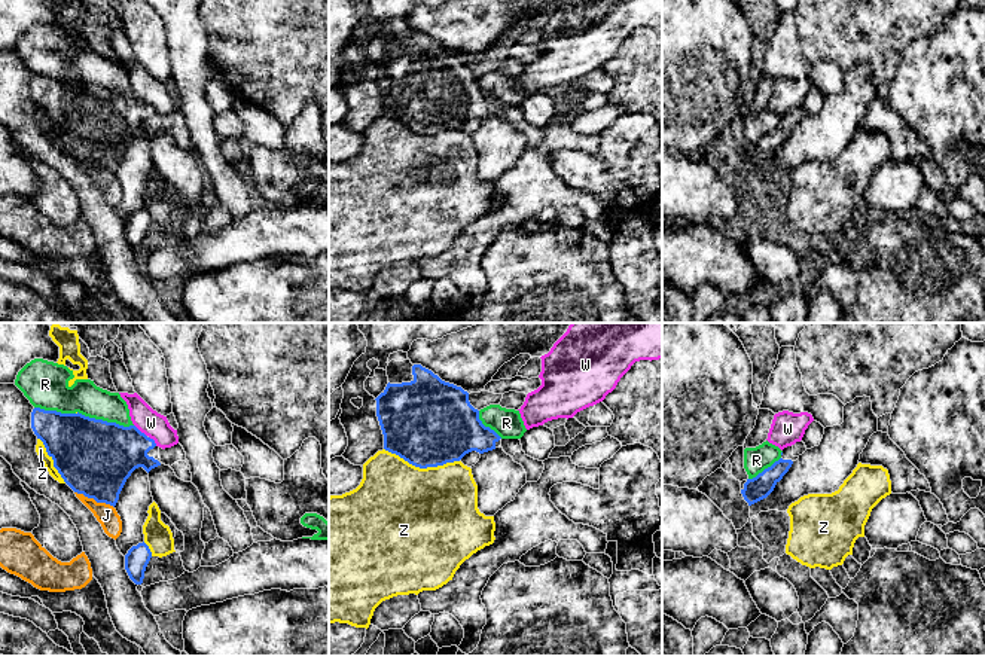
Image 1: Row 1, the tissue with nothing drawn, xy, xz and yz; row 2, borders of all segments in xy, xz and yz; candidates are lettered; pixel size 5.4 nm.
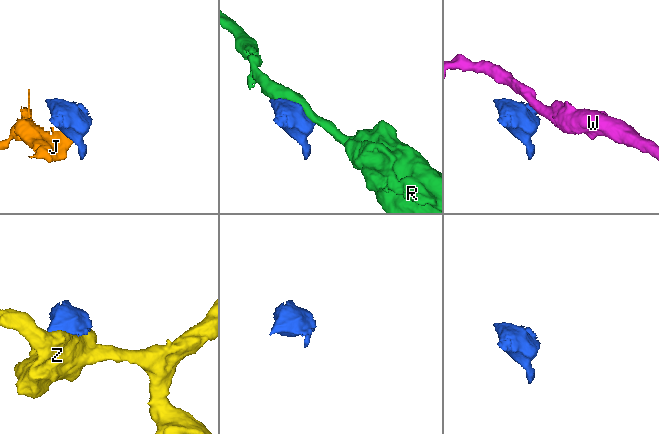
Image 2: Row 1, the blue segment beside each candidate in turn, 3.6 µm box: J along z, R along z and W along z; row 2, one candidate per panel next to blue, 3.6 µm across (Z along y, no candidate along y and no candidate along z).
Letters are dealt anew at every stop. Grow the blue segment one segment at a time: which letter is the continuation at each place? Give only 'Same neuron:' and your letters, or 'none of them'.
Same neuron: none of them

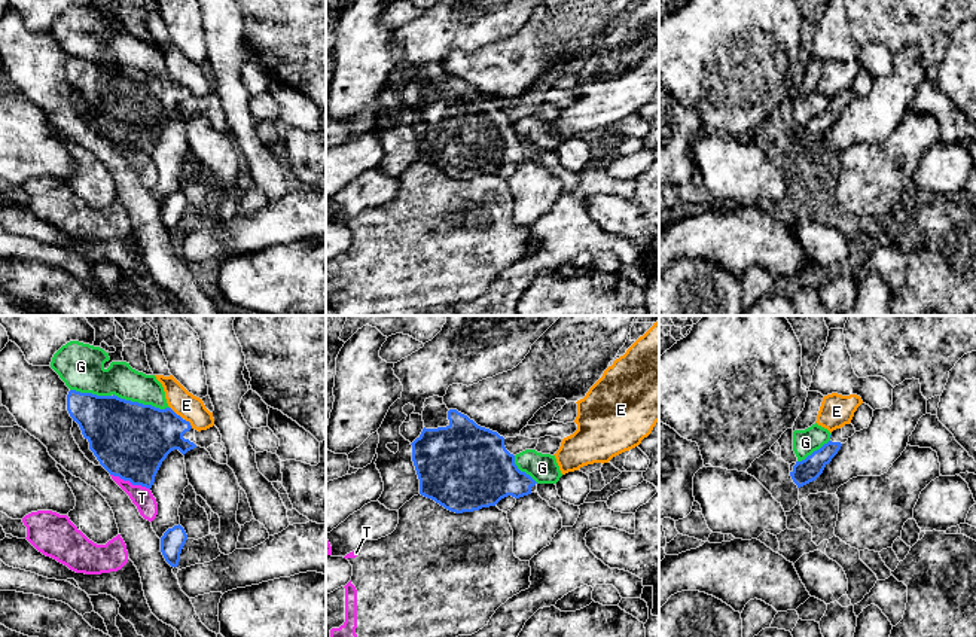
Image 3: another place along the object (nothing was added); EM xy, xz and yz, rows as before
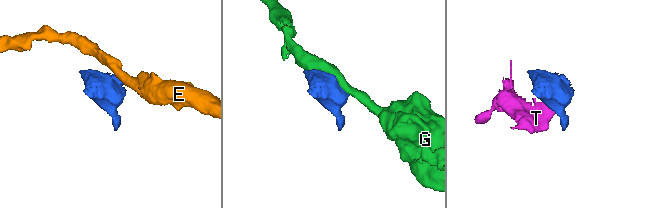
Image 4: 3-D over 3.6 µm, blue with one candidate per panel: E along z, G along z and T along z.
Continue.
Same neuron: none of them

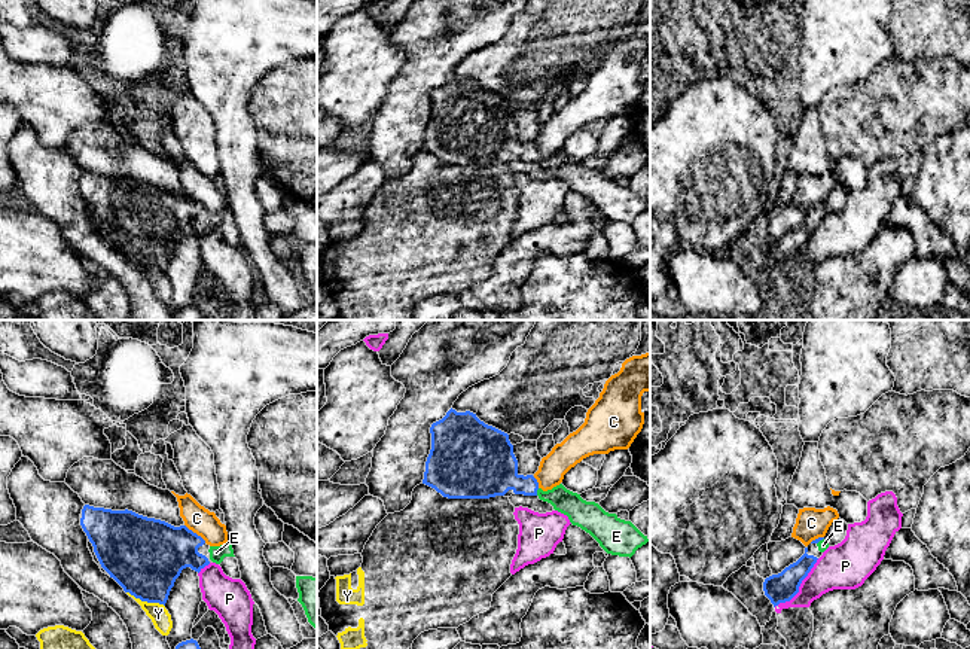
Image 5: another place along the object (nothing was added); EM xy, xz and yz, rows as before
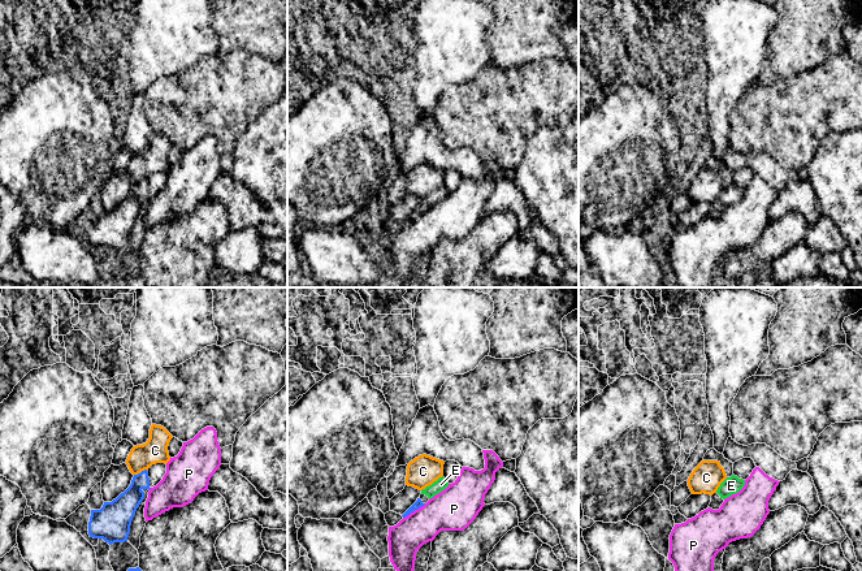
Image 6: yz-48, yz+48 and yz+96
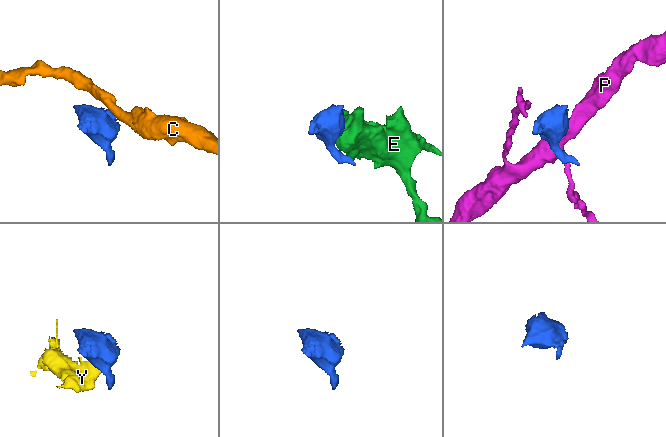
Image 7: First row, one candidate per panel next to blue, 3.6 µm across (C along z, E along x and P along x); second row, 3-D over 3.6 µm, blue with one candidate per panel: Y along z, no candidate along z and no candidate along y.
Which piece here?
Same neuron: E

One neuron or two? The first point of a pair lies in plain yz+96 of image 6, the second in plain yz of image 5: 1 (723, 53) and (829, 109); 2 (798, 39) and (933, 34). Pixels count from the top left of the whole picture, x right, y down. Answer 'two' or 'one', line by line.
1: two
2: one

